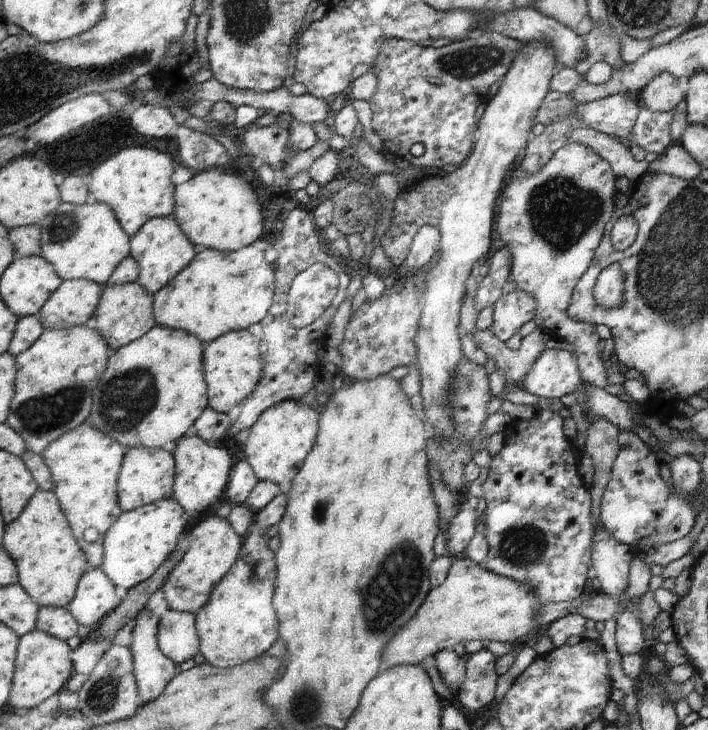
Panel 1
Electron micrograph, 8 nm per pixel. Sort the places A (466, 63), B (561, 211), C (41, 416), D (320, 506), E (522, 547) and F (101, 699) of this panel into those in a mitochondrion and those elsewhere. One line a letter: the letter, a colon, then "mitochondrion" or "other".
A: mitochondrion
B: mitochondrion
C: mitochondrion
D: mitochondrion
E: mitochondrion
F: mitochondrion

